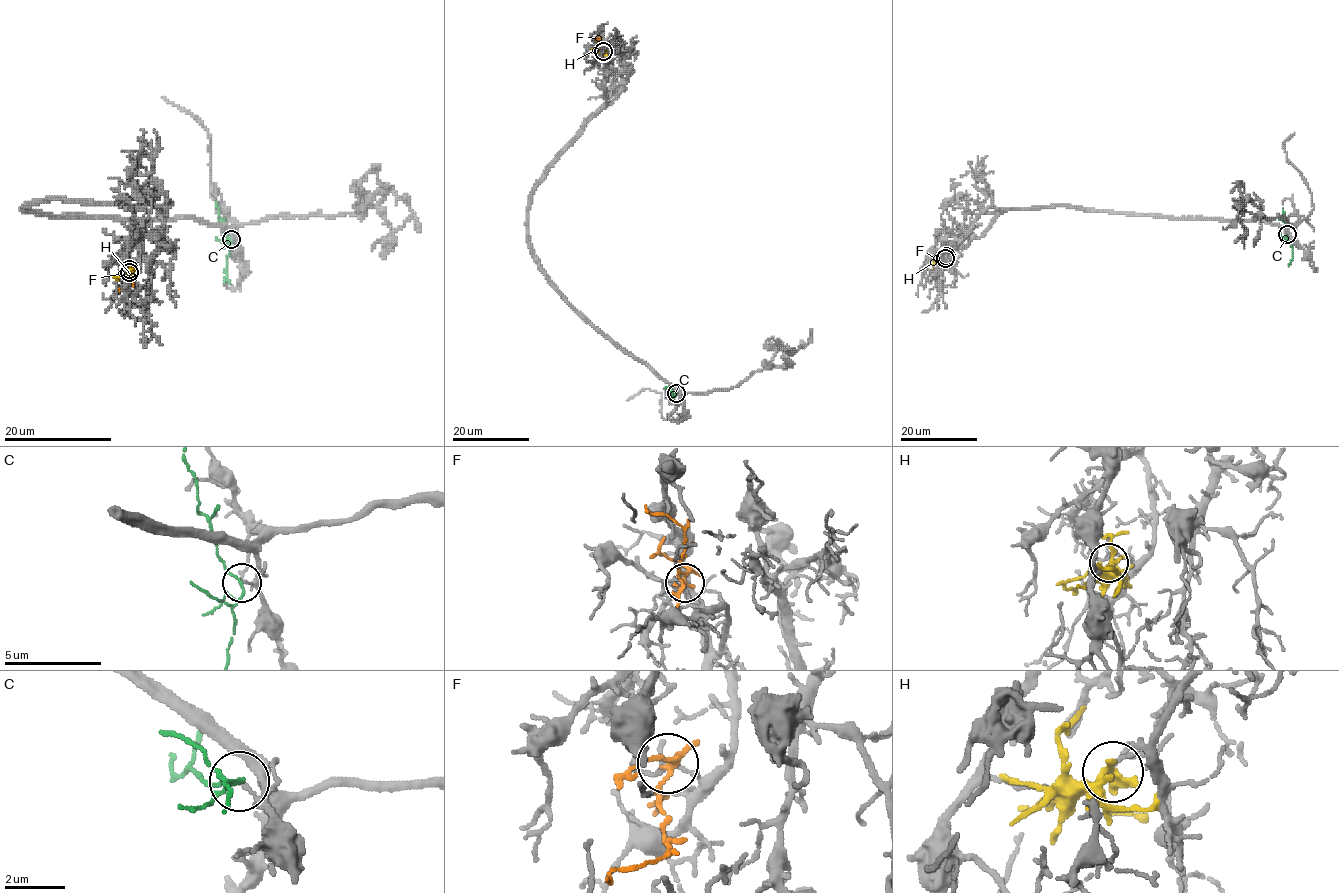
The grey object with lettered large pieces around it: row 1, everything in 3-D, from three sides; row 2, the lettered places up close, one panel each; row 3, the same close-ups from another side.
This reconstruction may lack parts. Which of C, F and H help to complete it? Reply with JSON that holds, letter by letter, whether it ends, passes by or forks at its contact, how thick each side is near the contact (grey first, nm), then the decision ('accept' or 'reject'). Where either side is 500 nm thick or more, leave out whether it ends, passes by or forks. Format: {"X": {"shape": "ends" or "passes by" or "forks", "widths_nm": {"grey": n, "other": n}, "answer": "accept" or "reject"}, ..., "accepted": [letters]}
{"C": {"shape": "forks", "widths_nm": {"grey": 130, "other": 90}, "answer": "accept"}, "F": {"shape": "forks", "widths_nm": {"grey": 100, "other": 120}, "answer": "reject"}, "H": {"shape": "forks", "widths_nm": {"grey": 100, "other": 240}, "answer": "reject"}, "accepted": ["C"]}

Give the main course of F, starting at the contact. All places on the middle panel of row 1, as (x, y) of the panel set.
F: (603, 52), (603, 42), (595, 37)

